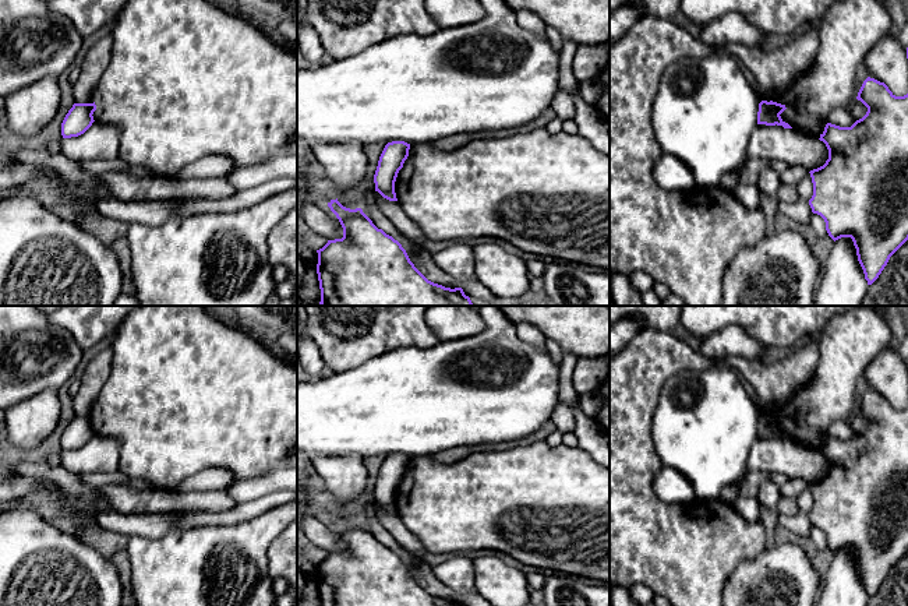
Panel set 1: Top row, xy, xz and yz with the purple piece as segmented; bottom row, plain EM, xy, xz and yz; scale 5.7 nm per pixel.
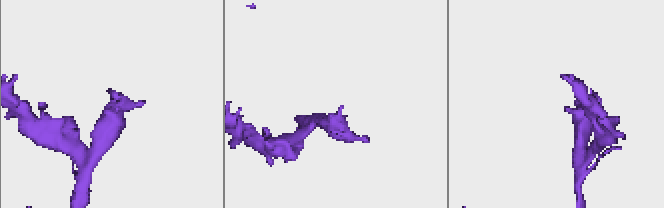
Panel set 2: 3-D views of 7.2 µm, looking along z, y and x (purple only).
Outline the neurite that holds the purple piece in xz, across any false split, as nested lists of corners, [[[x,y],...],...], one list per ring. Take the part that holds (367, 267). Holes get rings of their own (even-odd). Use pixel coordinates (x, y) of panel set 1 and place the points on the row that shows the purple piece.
[[[328,202],[343,228],[343,237],[328,240],[317,250],[321,306],[474,306],[462,288],[445,288],[428,281],[392,236],[378,229],[361,208]]]

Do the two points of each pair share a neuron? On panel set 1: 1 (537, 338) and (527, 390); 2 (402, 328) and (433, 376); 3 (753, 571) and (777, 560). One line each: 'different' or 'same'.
1: different
2: different
3: same

